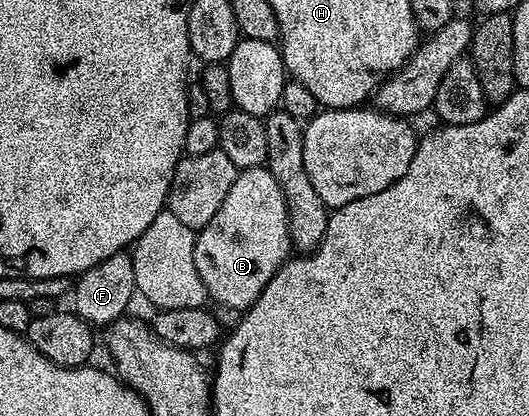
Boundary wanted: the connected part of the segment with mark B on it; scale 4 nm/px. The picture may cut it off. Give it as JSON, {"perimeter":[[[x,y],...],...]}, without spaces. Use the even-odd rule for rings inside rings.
{"perimeter":[[[266,165],[240,170],[225,204],[195,236],[196,268],[210,301],[238,312],[247,311],[259,299],[292,250],[283,189]]]}

